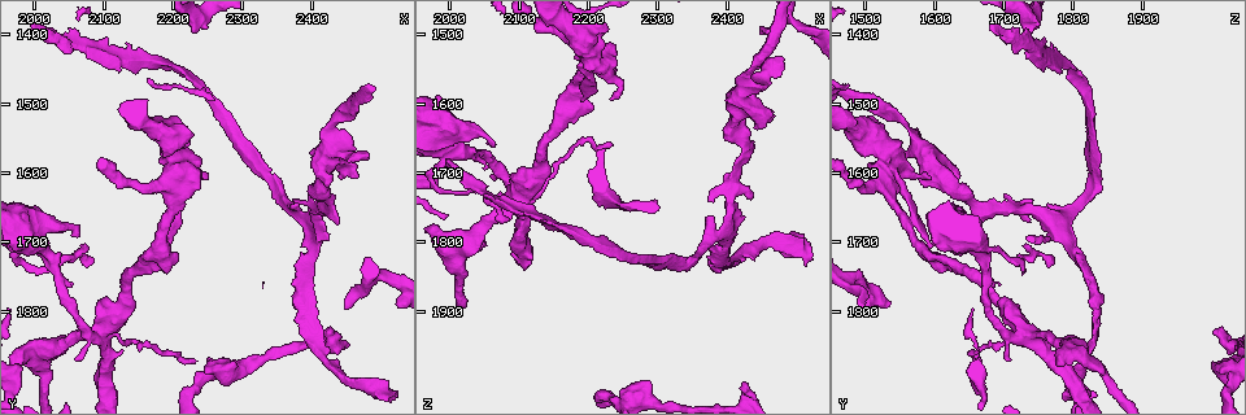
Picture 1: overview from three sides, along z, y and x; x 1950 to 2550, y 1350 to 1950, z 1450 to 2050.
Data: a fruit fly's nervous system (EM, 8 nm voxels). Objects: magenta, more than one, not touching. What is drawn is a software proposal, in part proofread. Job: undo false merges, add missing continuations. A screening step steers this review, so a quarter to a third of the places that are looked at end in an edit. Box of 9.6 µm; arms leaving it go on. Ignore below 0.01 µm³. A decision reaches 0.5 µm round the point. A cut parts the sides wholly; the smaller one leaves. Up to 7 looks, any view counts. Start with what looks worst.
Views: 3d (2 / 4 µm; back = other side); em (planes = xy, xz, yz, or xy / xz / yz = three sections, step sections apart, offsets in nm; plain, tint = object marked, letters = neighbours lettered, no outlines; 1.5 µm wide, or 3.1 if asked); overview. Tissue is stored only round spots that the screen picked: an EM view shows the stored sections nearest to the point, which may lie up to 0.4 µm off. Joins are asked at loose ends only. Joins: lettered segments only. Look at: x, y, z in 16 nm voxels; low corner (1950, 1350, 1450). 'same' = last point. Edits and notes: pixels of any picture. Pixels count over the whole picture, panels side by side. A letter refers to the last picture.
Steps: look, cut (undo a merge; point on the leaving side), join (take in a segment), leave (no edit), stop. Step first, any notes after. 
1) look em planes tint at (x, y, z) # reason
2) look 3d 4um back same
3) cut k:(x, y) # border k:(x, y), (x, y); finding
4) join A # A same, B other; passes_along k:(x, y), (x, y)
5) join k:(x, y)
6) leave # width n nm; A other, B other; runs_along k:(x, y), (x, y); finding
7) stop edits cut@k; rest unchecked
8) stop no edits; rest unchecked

look em planes plain at (2510, 1920, 1835) # branch stops here

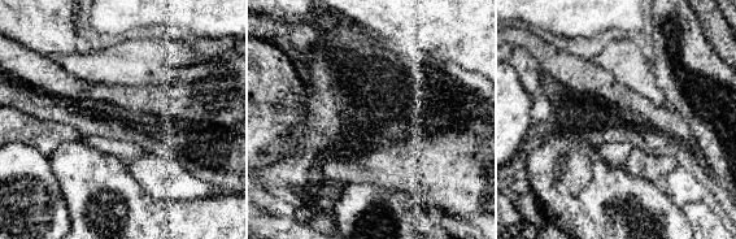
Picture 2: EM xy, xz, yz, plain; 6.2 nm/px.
look em planes letters same # what lies round it

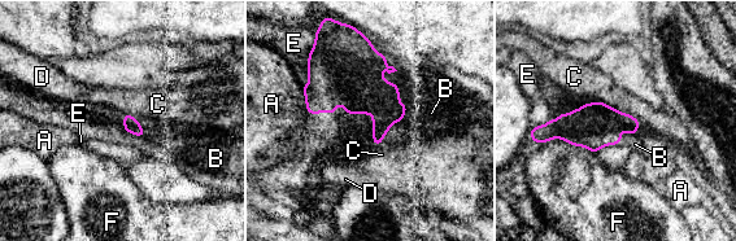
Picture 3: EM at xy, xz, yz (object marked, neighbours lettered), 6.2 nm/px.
join B # A other, B same, C other, D other, E other, F other; passes_along 3:(131, 125), (138, 135), (157, 149); the neuron continues

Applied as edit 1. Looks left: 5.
look em planes plain at (2470, 1605, 1620) # thick end

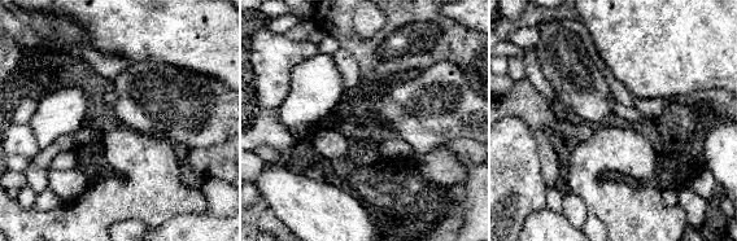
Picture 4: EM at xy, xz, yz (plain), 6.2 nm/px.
look em planes letters same

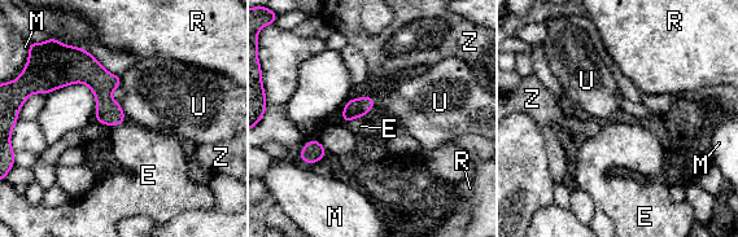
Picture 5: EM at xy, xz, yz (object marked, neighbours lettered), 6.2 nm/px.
leave # longest_contact E 150 nm; E other, M other, R other, U other, Z other; none of them fits

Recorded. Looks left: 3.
stop edits join@3; rest unchecked

